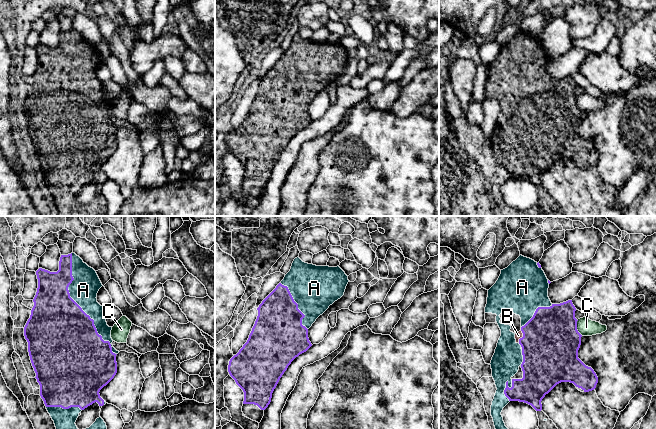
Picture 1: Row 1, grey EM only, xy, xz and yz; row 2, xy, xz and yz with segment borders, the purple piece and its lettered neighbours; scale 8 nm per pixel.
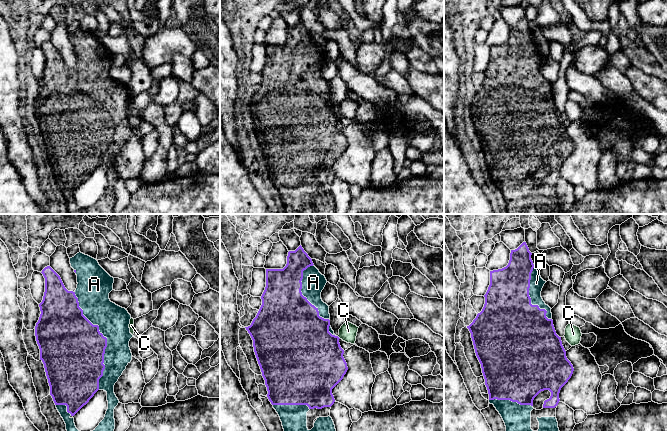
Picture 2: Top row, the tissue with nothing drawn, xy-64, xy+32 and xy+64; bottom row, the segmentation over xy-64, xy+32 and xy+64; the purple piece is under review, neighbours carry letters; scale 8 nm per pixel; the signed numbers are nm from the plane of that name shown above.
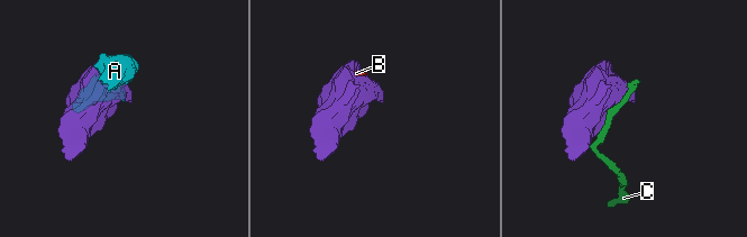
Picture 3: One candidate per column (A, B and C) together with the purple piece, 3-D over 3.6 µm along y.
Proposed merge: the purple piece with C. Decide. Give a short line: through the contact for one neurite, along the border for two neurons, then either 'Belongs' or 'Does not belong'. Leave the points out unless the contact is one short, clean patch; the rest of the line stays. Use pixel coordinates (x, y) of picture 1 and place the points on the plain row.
Does not belong

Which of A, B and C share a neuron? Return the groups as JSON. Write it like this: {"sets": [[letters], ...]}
{"sets": [["A", "B"], ["C"]]}

